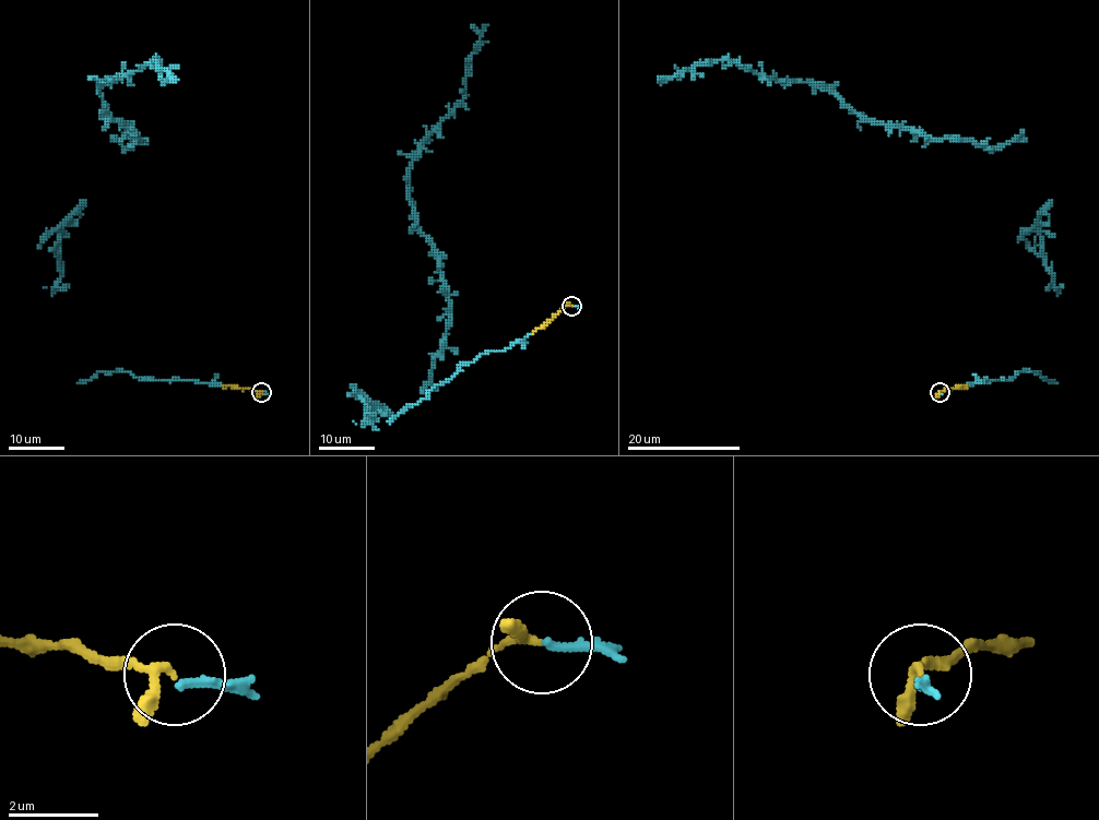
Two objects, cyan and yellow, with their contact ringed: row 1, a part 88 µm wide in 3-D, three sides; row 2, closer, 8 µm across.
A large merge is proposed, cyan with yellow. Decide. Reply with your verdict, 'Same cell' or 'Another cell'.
Same cell

